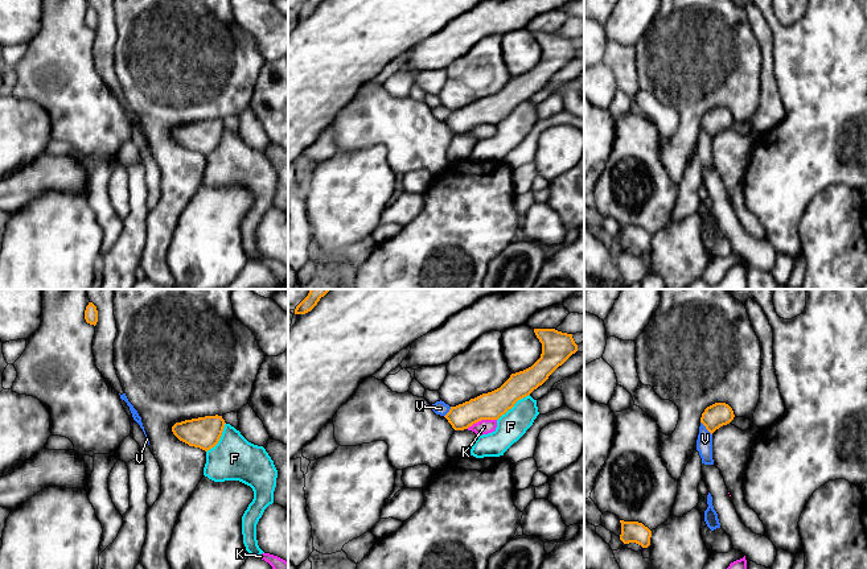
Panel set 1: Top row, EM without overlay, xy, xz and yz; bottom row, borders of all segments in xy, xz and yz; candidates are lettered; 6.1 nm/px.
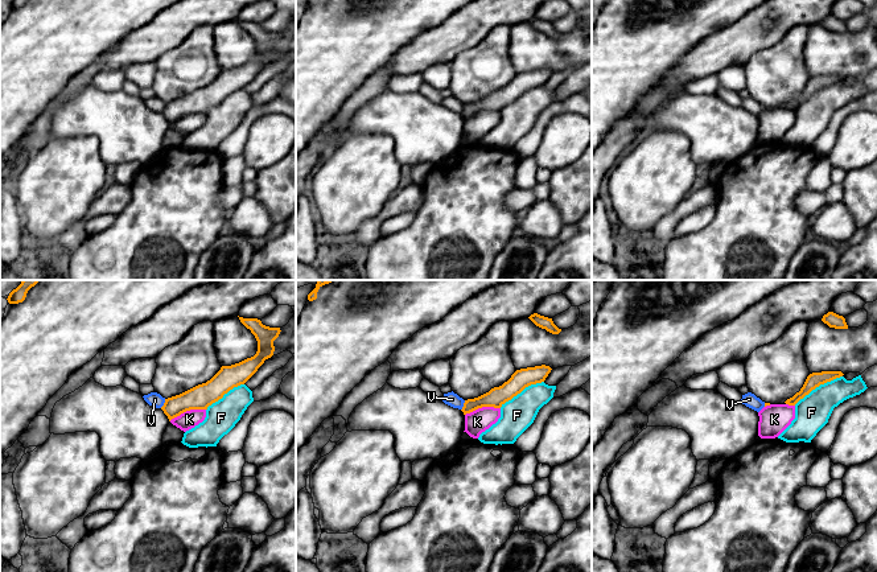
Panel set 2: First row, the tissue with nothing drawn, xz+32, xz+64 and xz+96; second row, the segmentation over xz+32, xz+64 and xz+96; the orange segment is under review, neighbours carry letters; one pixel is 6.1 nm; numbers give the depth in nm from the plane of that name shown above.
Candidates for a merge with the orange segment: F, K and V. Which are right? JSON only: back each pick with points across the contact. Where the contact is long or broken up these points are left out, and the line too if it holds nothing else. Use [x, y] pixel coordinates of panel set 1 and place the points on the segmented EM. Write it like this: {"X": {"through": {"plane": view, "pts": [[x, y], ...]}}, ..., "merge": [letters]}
{"merge": []}

